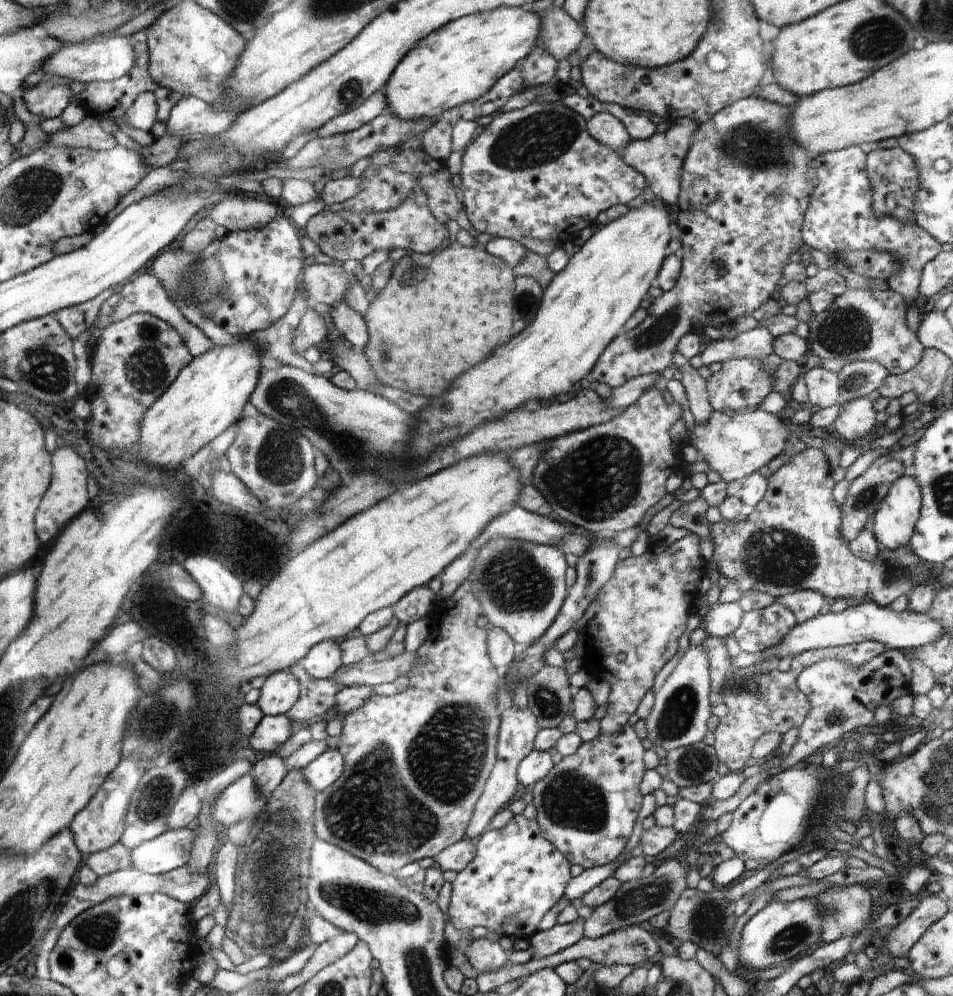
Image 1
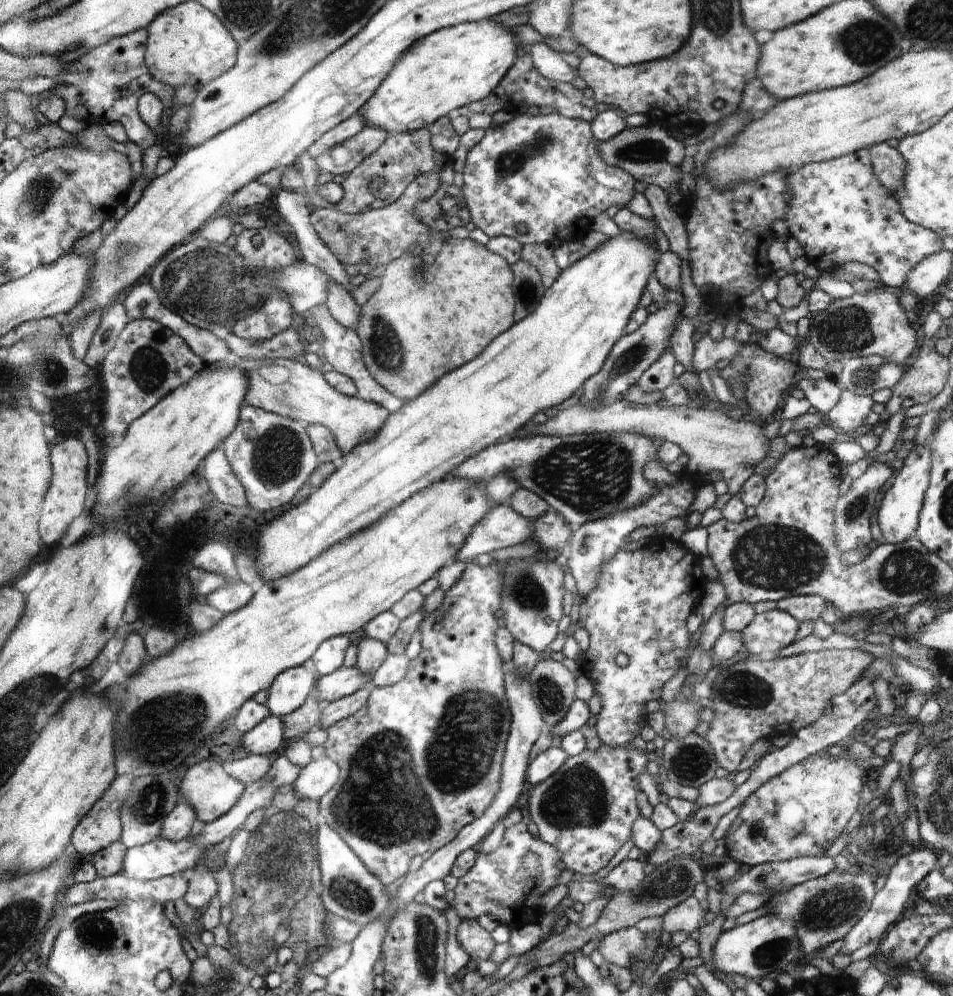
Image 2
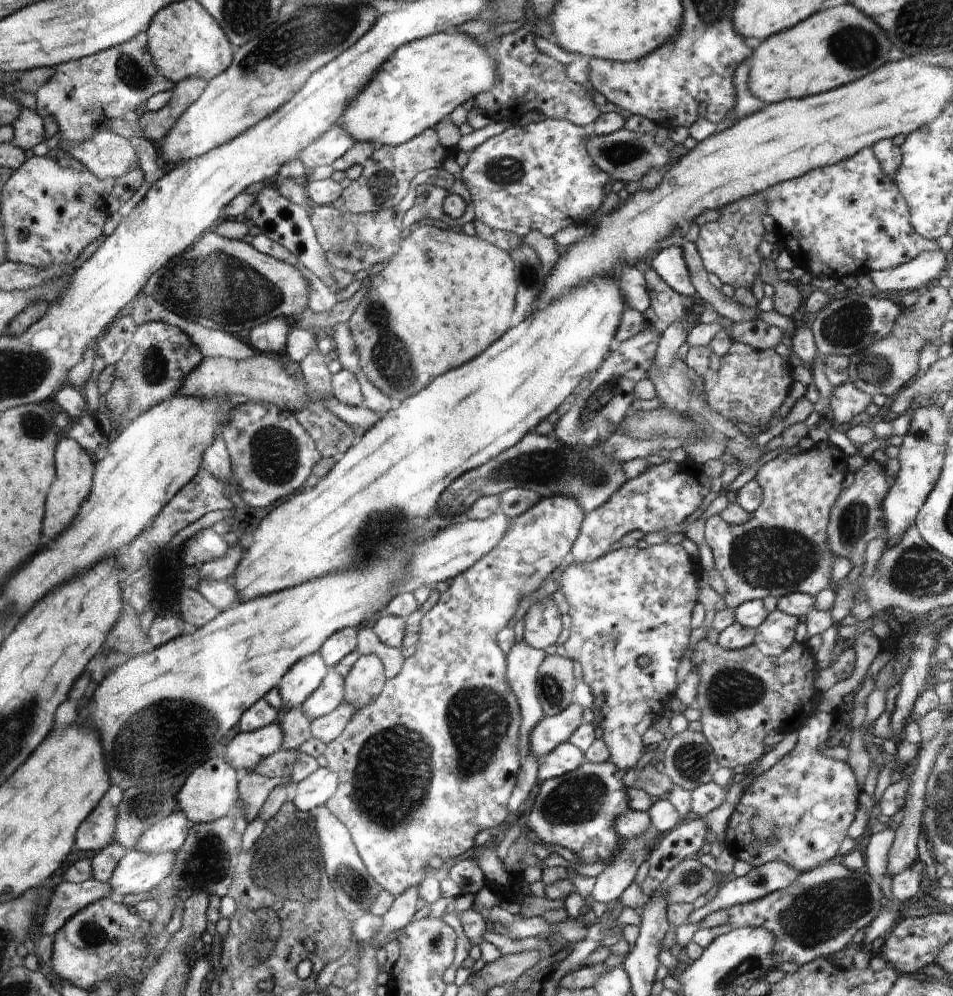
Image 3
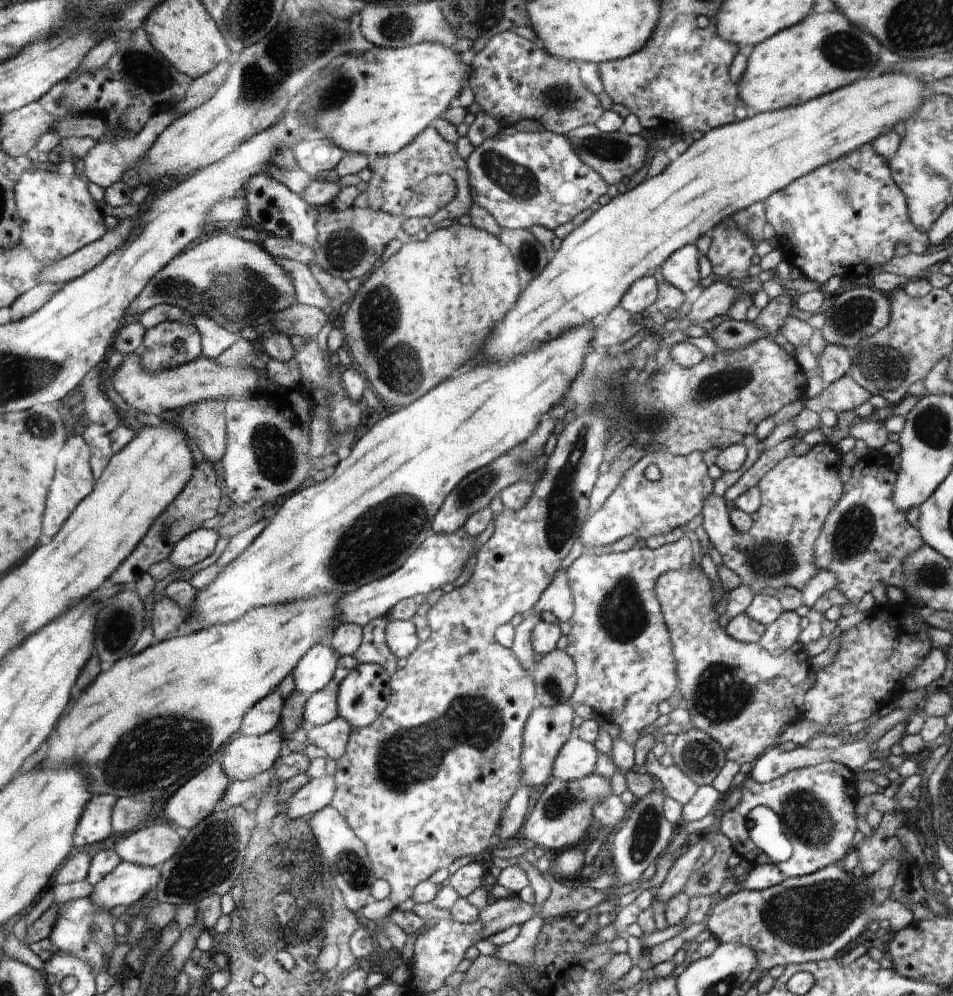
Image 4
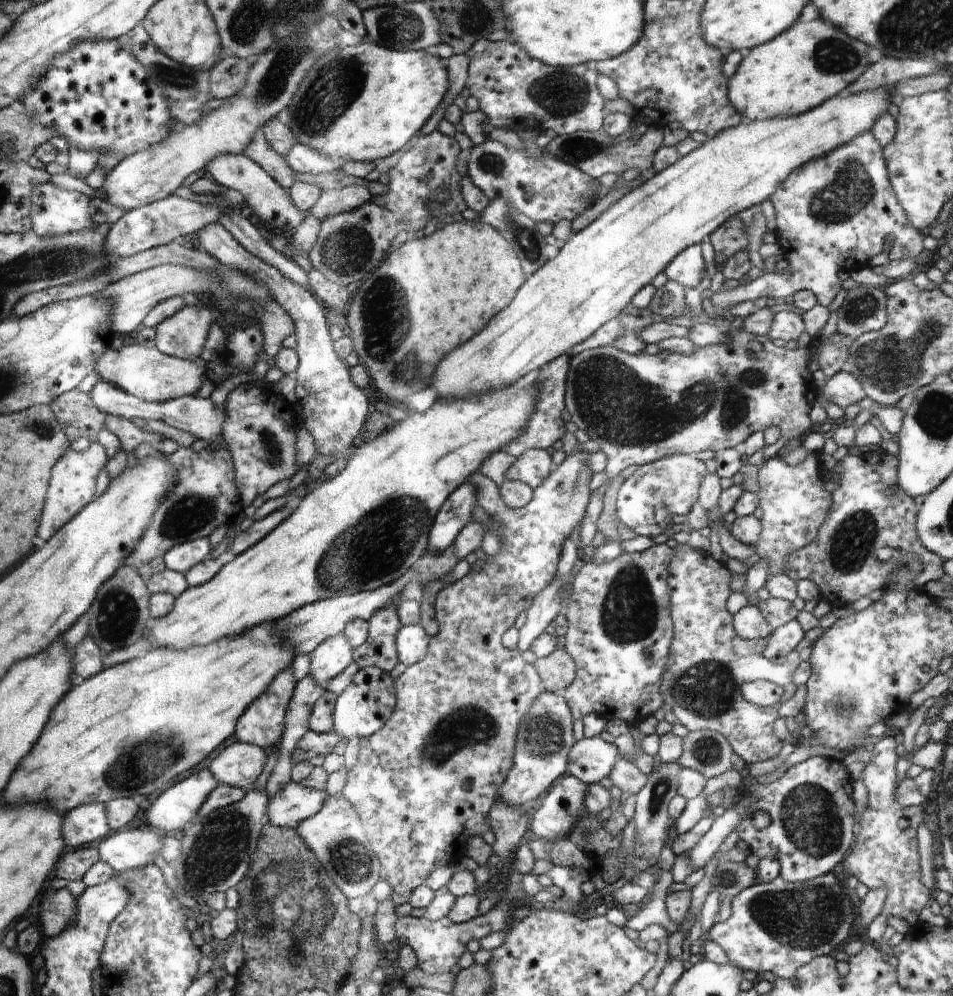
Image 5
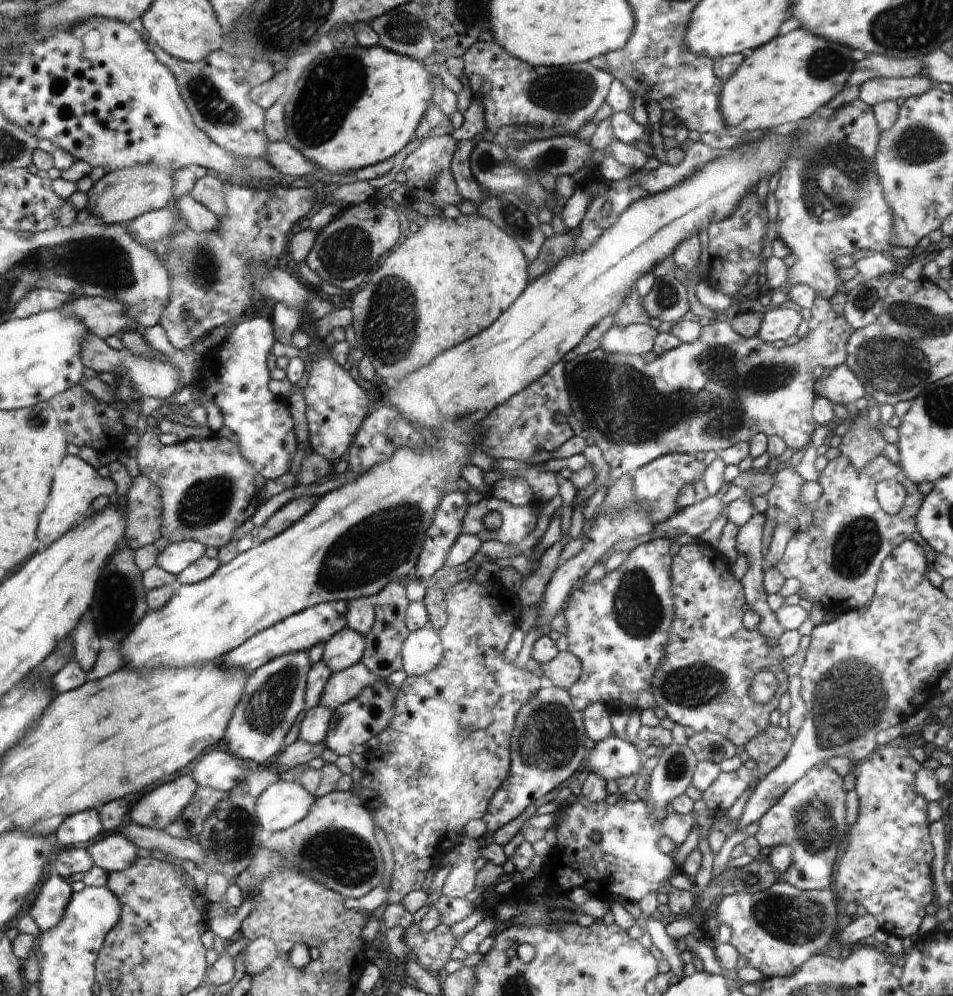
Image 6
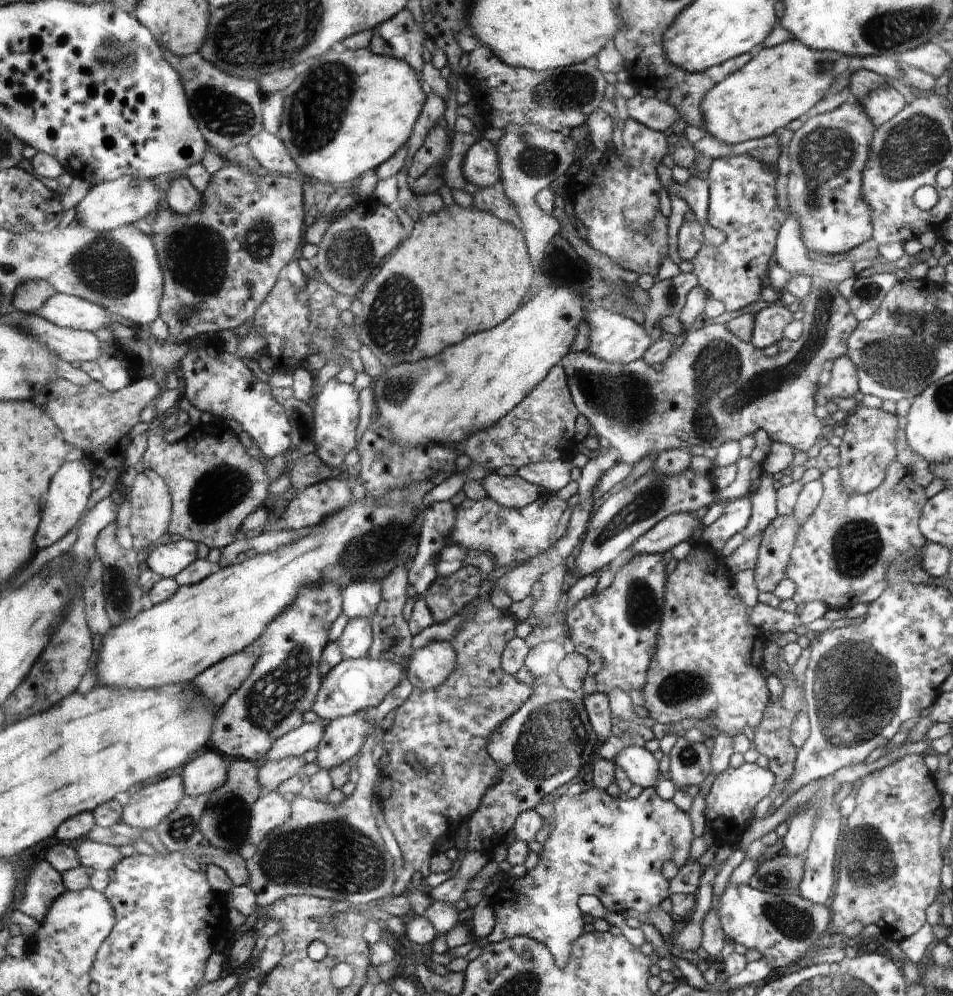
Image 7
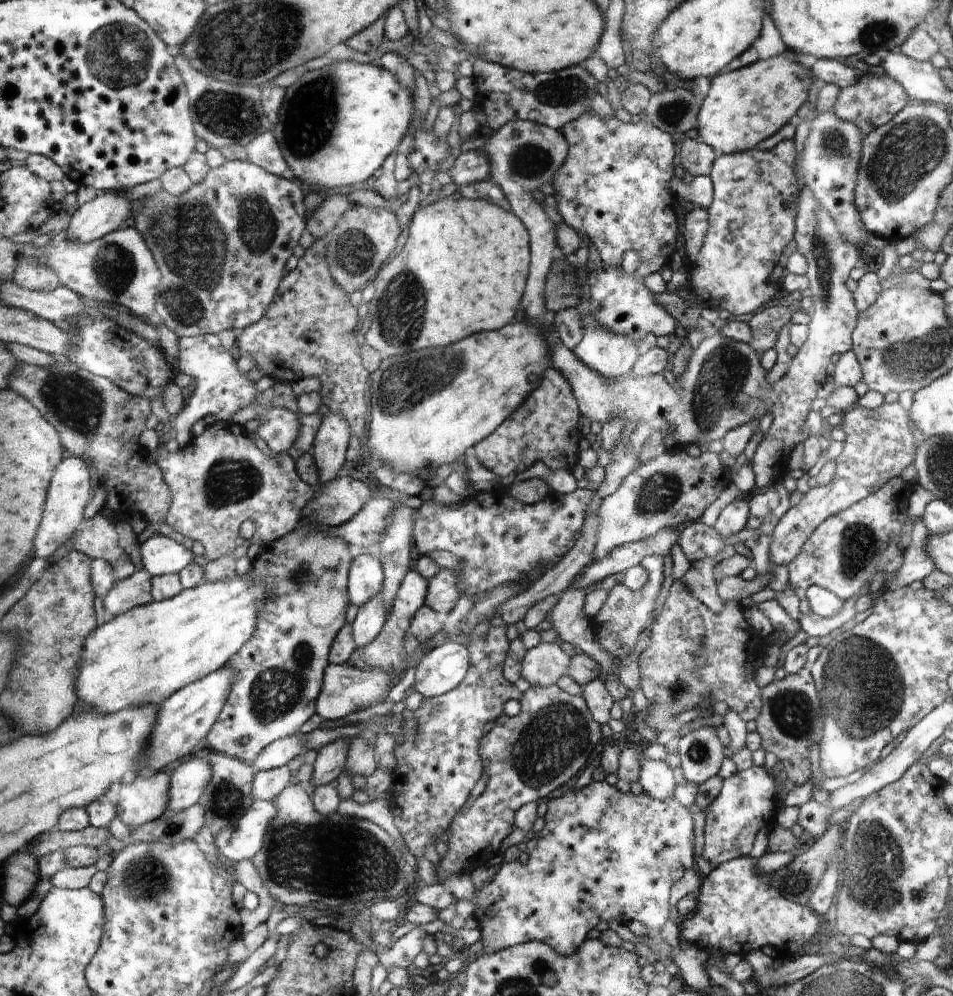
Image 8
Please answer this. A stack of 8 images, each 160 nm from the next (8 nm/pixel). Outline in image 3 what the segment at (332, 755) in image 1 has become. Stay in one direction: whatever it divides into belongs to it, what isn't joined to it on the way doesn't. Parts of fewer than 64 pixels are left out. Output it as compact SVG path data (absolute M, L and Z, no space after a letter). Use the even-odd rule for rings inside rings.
M319 767L304 780L296 784L296 796L292 802L302 811L313 812L316 807L324 805L334 794L337 776L328 767Z

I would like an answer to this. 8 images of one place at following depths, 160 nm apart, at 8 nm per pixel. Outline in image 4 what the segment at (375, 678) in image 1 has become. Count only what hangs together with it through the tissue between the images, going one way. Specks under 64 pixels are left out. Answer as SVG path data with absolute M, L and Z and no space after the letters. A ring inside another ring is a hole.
M330 681L322 690L308 697L304 707L304 720L313 725L328 724L338 717L337 692L339 684Z

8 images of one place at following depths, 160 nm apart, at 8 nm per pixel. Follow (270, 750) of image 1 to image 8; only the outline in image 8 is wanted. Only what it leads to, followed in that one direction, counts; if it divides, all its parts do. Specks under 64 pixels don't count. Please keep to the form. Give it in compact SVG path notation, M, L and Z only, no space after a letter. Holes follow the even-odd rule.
M202 753L180 764L172 774L172 792L169 794L171 811L181 811L199 802L205 784L210 780L211 768Z

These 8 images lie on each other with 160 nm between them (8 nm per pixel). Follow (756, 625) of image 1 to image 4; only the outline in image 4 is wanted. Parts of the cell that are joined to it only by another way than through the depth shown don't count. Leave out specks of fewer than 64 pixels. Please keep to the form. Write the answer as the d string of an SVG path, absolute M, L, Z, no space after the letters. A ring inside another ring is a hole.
M784 611L772 624L765 626L759 644L775 657L784 654L795 642L799 642L801 617L794 611Z

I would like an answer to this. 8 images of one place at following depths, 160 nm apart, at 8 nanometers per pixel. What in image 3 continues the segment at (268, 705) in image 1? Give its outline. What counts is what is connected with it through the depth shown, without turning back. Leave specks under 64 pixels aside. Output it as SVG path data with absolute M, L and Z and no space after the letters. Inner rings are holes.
M320 652L310 654L309 657L302 658L298 661L284 677L281 678L280 684L277 685L282 696L282 709L292 709L302 706L303 702L321 685L322 679L327 676L329 666L320 656Z

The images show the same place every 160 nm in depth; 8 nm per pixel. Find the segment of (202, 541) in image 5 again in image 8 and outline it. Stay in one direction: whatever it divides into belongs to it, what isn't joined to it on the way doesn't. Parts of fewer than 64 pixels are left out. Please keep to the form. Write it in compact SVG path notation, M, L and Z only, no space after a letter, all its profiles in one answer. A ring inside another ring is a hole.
M154 534L140 544L142 565L153 578L161 575L180 573L191 561L194 554L183 545L163 535Z

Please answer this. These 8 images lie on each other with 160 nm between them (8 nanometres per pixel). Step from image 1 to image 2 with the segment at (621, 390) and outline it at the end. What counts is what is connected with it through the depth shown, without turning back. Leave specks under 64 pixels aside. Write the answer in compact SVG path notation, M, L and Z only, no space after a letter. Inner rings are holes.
M671 348L664 351L664 354L652 366L649 366L638 379L640 388L646 392L653 390L662 392L675 380L674 366L676 366L676 362L676 357Z

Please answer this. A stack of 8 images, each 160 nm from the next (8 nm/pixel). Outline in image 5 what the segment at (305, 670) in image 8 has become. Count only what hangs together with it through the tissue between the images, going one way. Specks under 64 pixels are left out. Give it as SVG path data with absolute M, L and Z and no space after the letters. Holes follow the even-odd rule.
M288 667L286 670L282 670L280 674L275 678L273 682L270 682L270 686L265 693L262 693L249 709L245 711L242 718L237 722L236 738L239 742L246 742L247 744L254 744L262 750L272 752L274 750L274 744L280 740L282 732L284 732L284 722L286 717L286 708L288 708L288 702L292 698L292 692L294 692L294 686L296 686L296 680L292 676L292 668Z

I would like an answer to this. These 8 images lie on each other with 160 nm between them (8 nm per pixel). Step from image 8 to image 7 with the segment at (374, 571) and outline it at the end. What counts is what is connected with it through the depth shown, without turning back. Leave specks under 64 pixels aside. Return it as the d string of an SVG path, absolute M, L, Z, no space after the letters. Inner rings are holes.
M360 580L350 584L342 592L342 598L345 598L342 608L349 620L358 618L371 620L381 600L380 584L379 580Z

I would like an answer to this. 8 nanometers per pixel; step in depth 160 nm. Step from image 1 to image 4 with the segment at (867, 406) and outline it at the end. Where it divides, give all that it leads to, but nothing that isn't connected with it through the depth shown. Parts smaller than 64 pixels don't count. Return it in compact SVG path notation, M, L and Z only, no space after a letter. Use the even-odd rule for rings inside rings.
M847 374L833 383L826 384L819 395L806 399L805 404L806 408L818 414L823 410L832 410L838 414L845 410L856 410L870 397L871 394Z

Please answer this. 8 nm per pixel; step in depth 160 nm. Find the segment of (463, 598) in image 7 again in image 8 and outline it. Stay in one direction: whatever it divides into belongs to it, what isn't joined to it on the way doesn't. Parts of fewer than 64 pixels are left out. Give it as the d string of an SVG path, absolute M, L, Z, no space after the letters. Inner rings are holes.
M439 568L438 572L427 580L429 590L425 604L436 612L448 614L461 597L461 592L457 589L457 576L456 568Z

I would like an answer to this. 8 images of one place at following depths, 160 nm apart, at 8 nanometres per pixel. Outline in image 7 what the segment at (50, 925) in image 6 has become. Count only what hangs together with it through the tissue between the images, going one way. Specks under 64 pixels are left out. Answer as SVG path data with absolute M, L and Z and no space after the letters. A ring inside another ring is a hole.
M43 859L28 874L22 898L18 902L18 911L42 924L53 903L65 892L66 886L62 874Z

